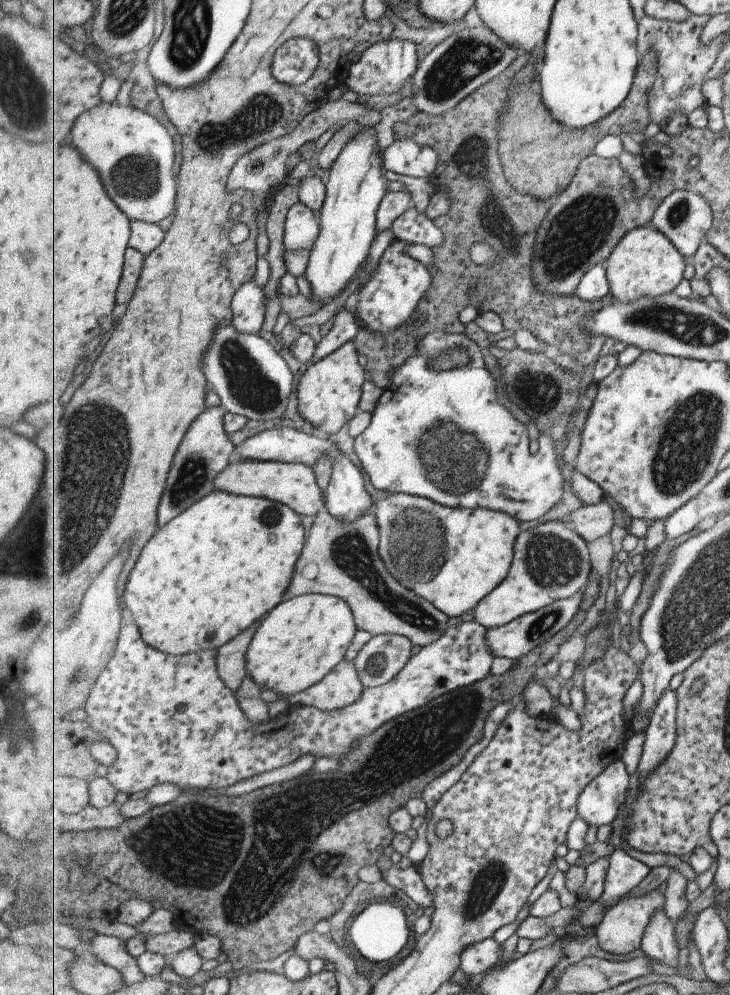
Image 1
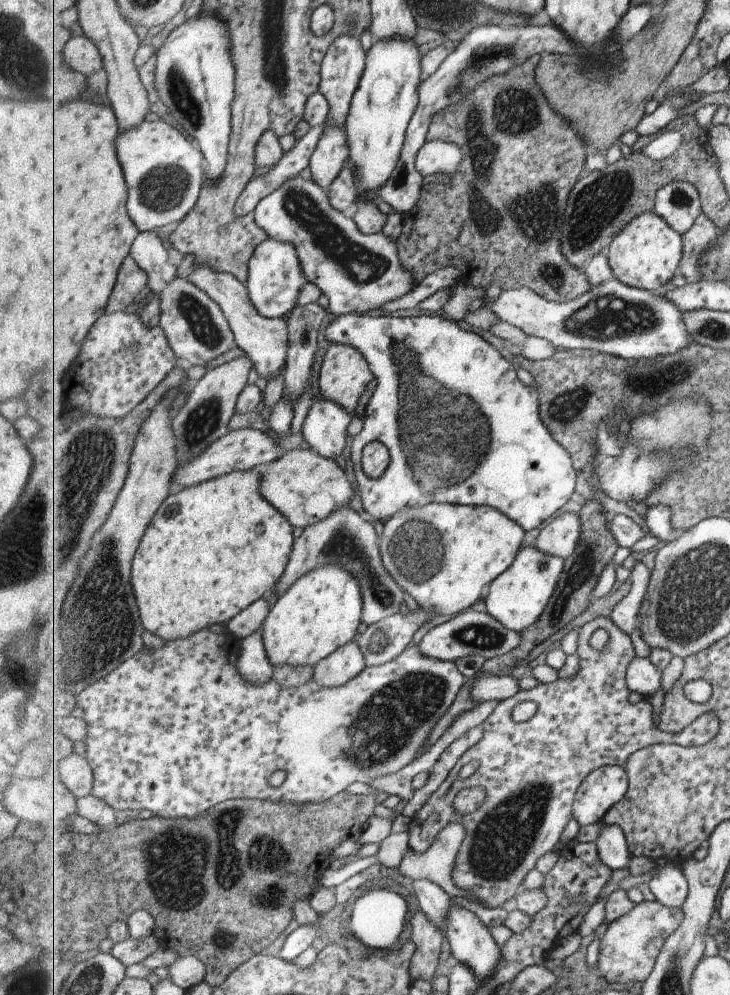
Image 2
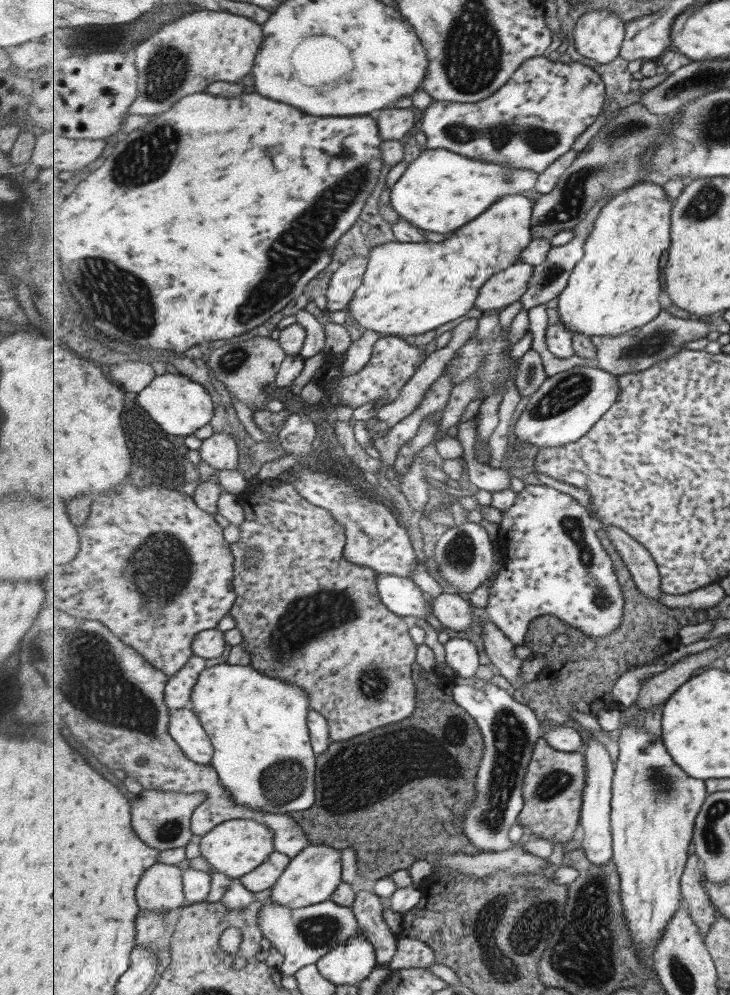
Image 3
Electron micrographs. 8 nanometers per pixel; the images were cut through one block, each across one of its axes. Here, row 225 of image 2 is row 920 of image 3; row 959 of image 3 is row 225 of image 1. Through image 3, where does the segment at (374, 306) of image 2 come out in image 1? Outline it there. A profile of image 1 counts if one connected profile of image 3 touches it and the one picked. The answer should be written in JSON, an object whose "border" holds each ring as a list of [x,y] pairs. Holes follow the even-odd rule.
{"border":[[[300,200],[293,204],[284,220],[284,248],[289,252],[307,250],[311,252],[317,244],[321,226],[319,215]]]}

